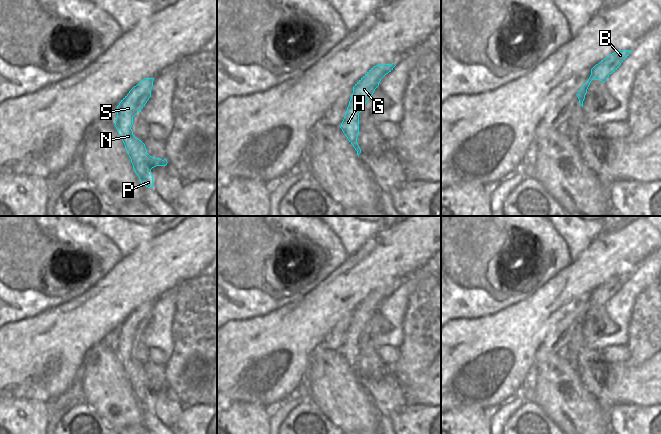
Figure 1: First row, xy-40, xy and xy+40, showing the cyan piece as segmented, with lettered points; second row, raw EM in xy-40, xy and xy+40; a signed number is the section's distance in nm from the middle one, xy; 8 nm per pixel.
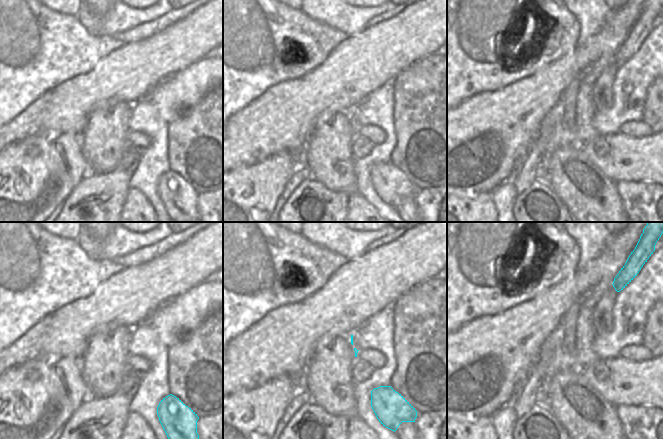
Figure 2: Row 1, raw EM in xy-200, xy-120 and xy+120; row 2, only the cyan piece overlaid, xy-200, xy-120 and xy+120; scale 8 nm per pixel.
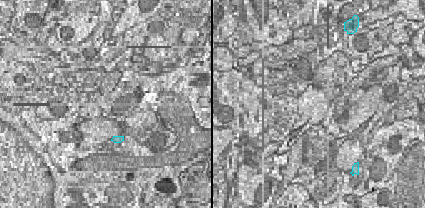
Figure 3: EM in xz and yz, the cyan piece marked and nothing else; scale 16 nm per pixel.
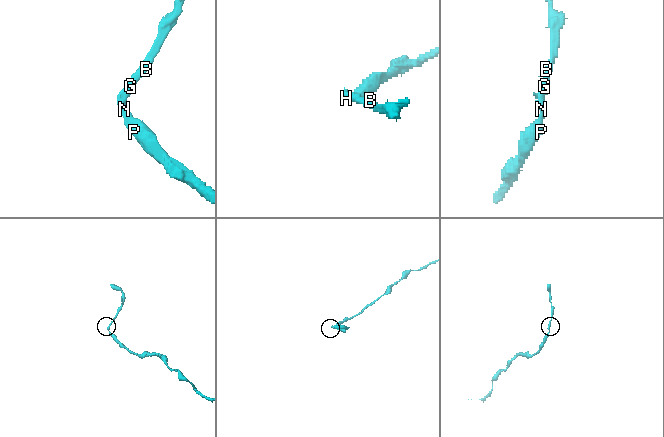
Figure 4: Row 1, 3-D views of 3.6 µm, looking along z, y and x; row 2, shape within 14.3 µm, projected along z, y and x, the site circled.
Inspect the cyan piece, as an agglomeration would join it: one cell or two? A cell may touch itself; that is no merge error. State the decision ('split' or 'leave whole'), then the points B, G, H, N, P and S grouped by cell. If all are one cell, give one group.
leave whole | B G H N P S

